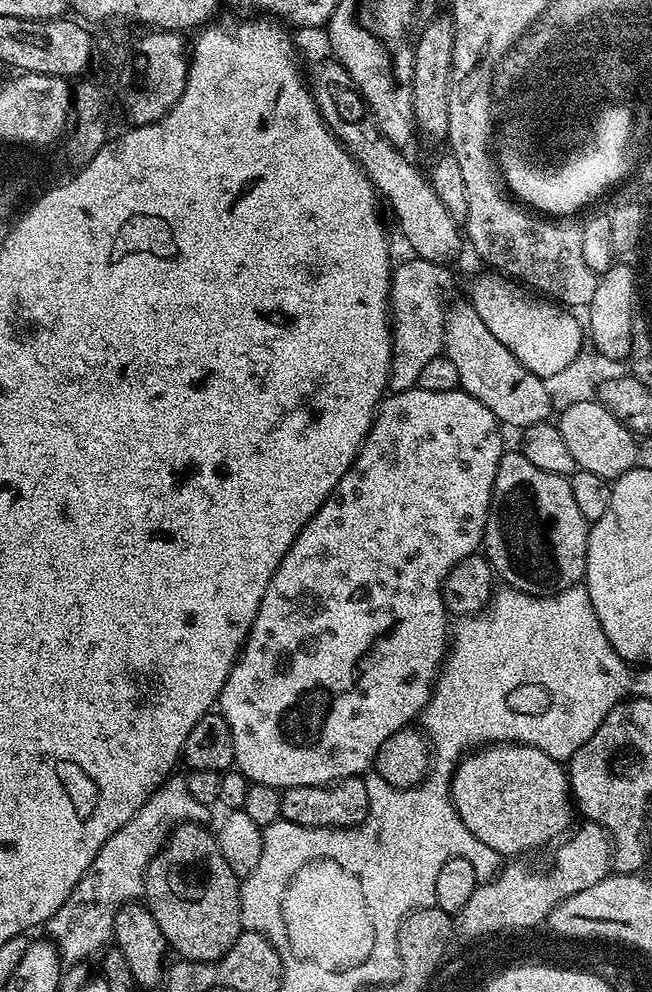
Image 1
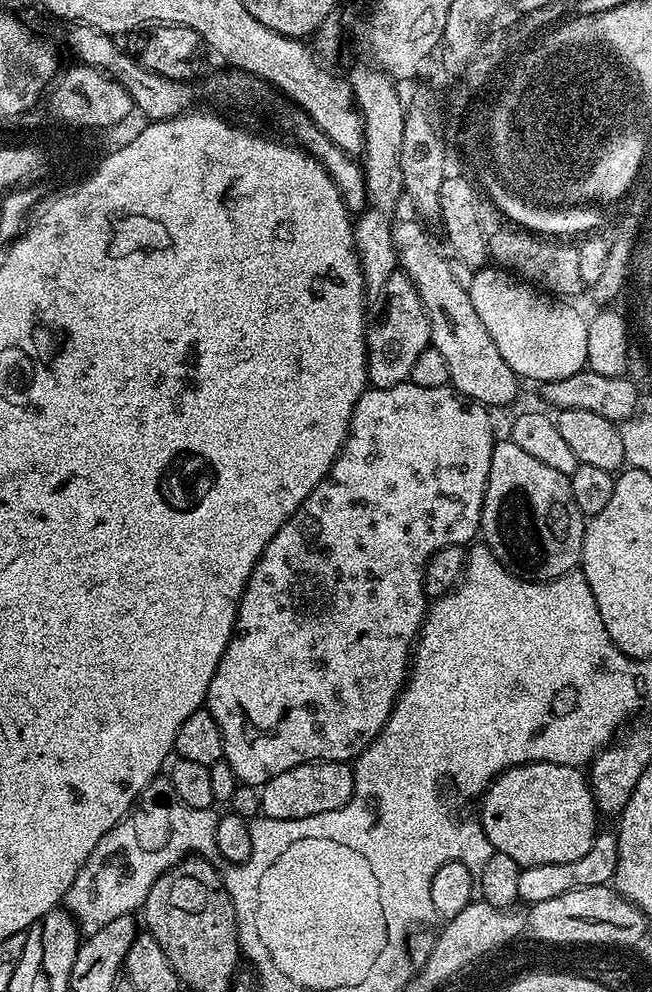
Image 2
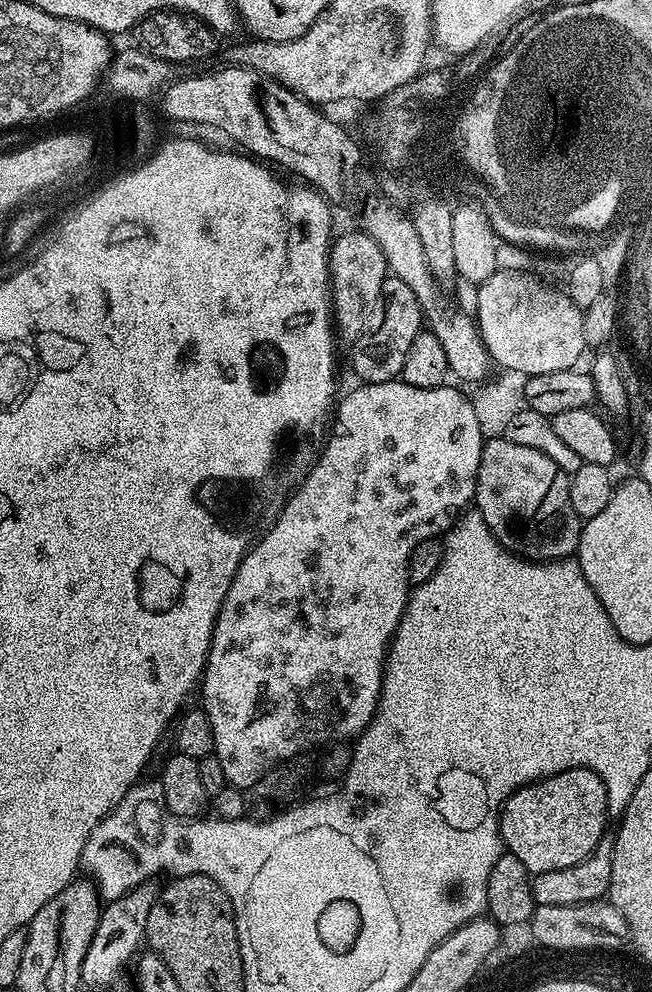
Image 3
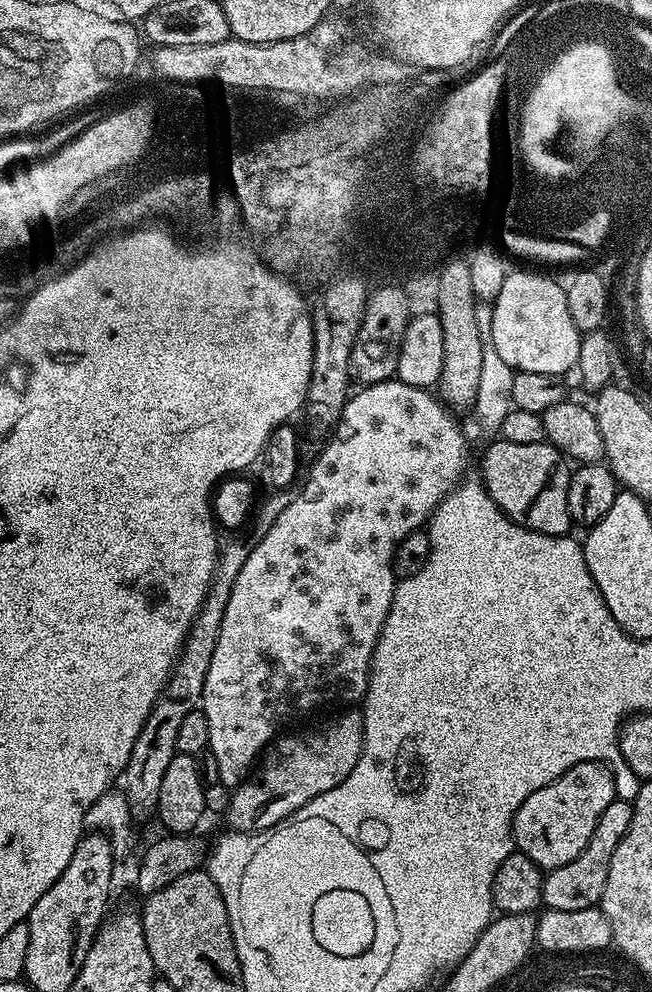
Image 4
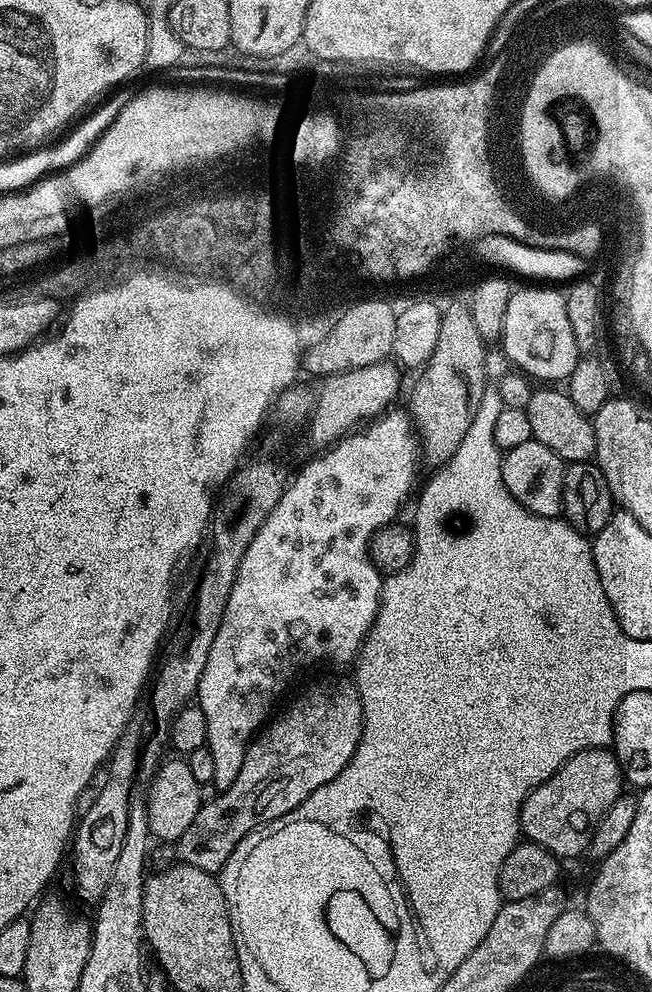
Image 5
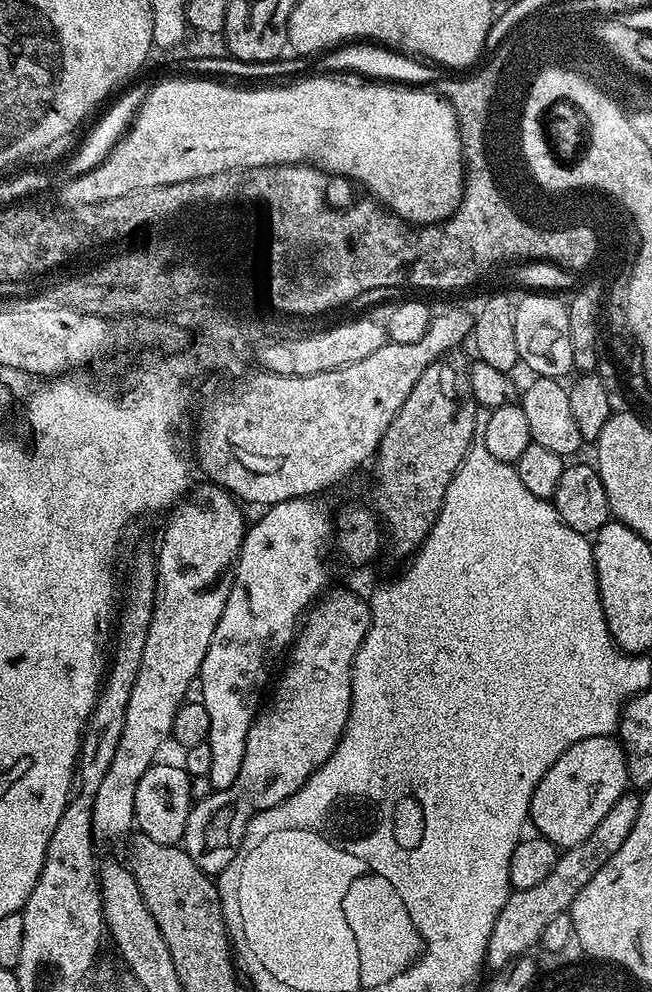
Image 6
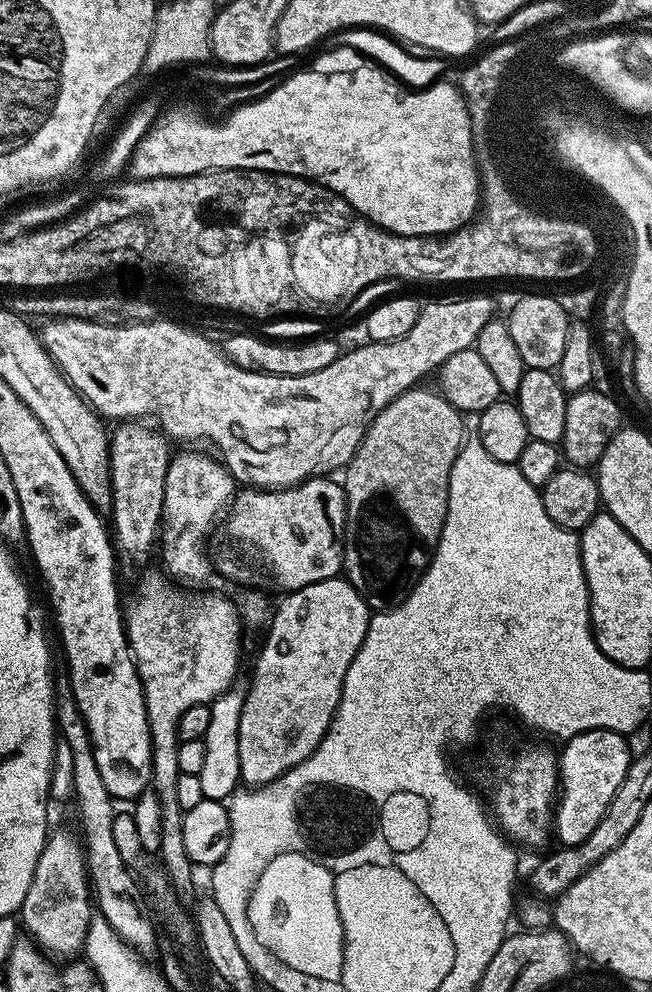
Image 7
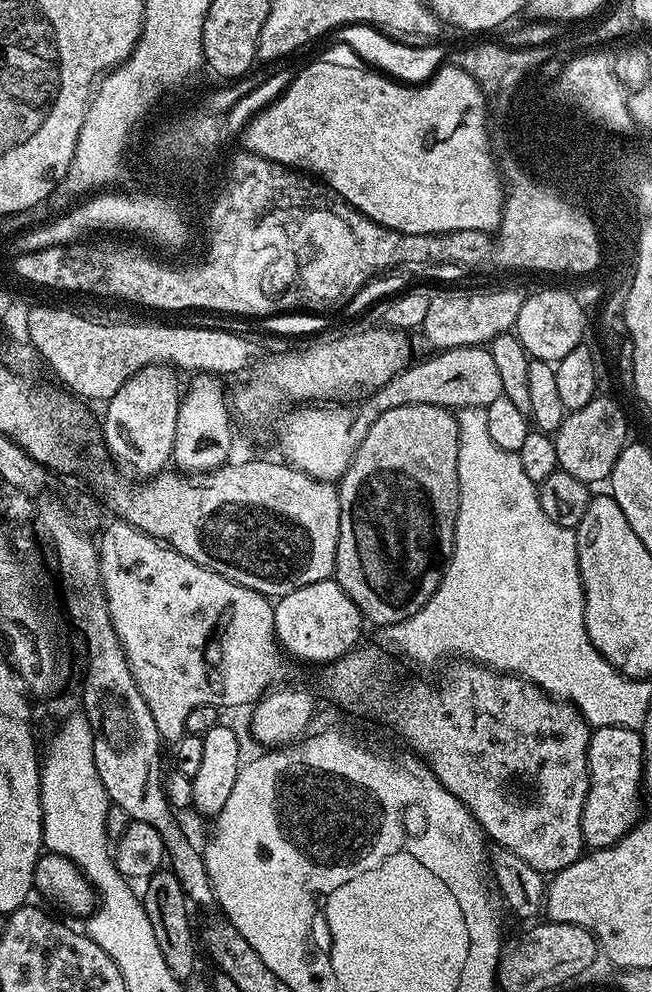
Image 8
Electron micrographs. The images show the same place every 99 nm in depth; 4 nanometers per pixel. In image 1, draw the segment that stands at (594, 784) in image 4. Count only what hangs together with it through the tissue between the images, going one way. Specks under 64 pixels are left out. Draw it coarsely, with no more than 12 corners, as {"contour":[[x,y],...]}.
{"contour":[[529,744],[467,753],[466,830],[502,858],[573,827],[565,765]]}

